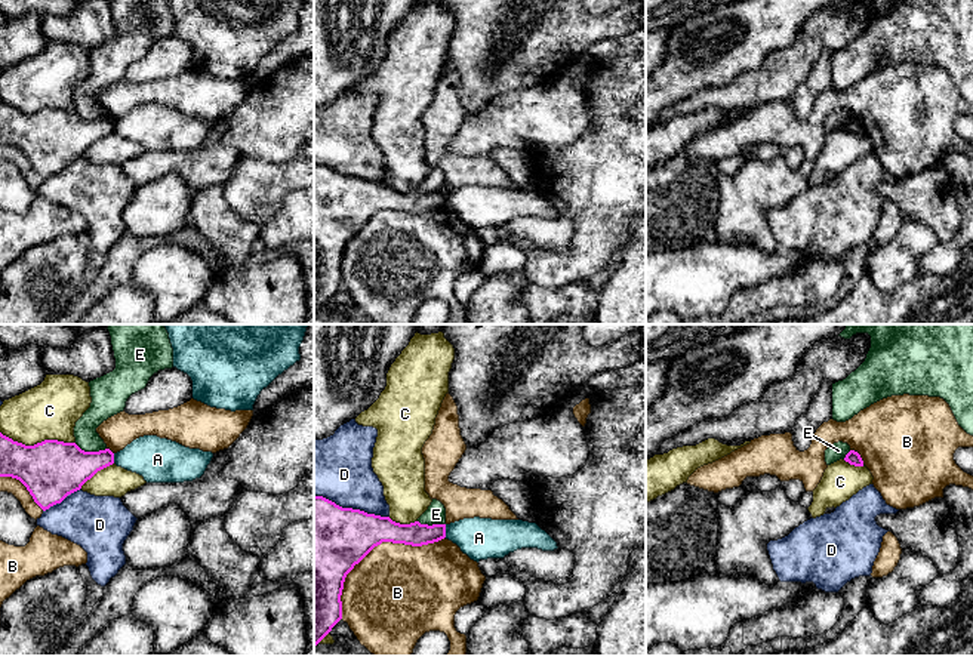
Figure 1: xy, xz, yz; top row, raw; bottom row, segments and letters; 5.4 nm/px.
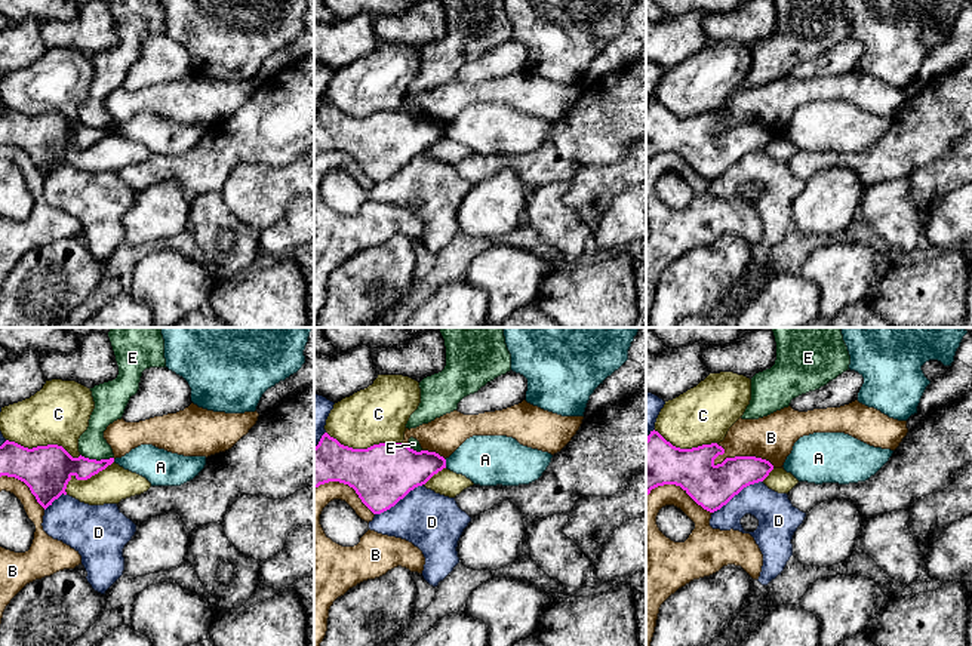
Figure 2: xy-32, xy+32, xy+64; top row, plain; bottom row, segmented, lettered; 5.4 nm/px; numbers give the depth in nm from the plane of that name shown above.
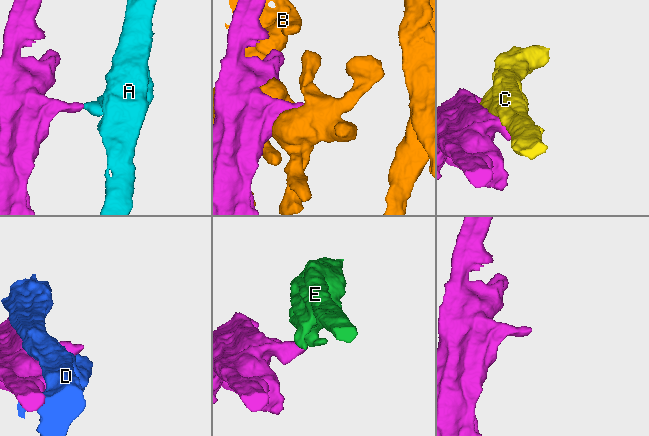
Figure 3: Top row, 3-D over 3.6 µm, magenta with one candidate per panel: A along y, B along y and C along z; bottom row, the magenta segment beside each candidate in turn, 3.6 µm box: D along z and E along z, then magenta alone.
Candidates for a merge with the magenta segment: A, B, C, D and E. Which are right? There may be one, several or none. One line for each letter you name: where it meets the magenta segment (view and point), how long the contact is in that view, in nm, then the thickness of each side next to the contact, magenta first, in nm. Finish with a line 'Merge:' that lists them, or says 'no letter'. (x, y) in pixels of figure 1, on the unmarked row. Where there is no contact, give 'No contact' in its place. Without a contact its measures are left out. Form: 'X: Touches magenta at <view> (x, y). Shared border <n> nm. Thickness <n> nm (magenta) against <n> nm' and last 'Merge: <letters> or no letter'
Merge: no letter

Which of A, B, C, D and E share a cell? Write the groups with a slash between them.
A / B / C / D / E

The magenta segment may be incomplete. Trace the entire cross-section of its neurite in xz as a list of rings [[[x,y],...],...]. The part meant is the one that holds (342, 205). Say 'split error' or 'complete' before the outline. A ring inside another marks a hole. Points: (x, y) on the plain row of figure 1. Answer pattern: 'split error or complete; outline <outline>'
complete; outline [[[314,164],[314,317],[342,287],[342,258],[347,243],[375,215],[382,210],[422,215],[446,206],[446,193],[400,193],[389,185],[342,176],[335,170]]]

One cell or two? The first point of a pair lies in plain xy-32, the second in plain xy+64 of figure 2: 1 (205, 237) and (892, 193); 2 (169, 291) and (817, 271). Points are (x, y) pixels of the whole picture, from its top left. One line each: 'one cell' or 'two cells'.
1: one cell
2: one cell

